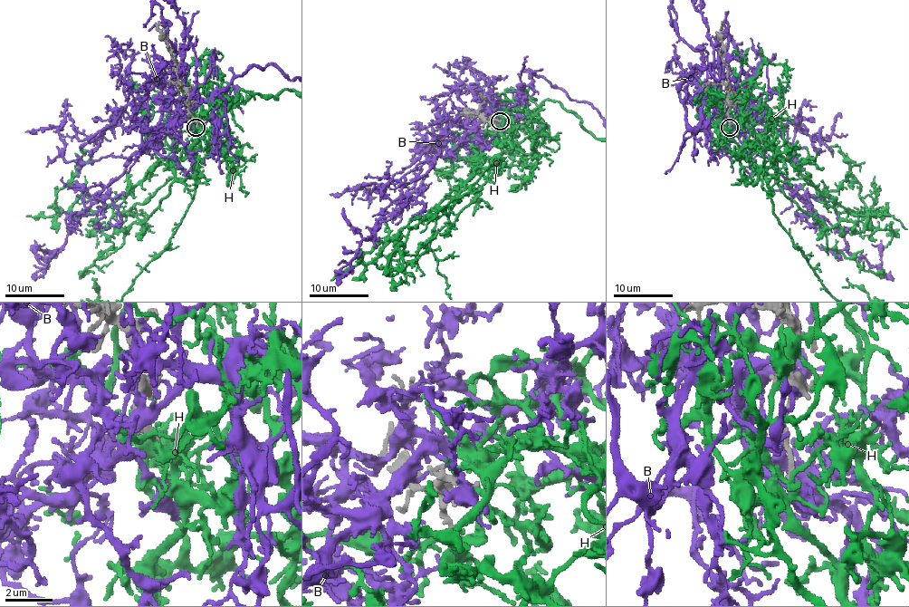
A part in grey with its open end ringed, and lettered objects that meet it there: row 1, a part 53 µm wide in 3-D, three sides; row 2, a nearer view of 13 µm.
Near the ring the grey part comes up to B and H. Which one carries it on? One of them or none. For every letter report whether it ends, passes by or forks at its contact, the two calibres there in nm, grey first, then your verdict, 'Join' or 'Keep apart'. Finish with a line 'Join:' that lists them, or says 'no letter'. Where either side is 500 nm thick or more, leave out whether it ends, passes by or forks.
B: It passes by. Thickness 240 nm (grey) against 240 nm. Keep apart
H: It passes by. Thickness 240 nm (grey) against 180 nm. Join
Join: H

